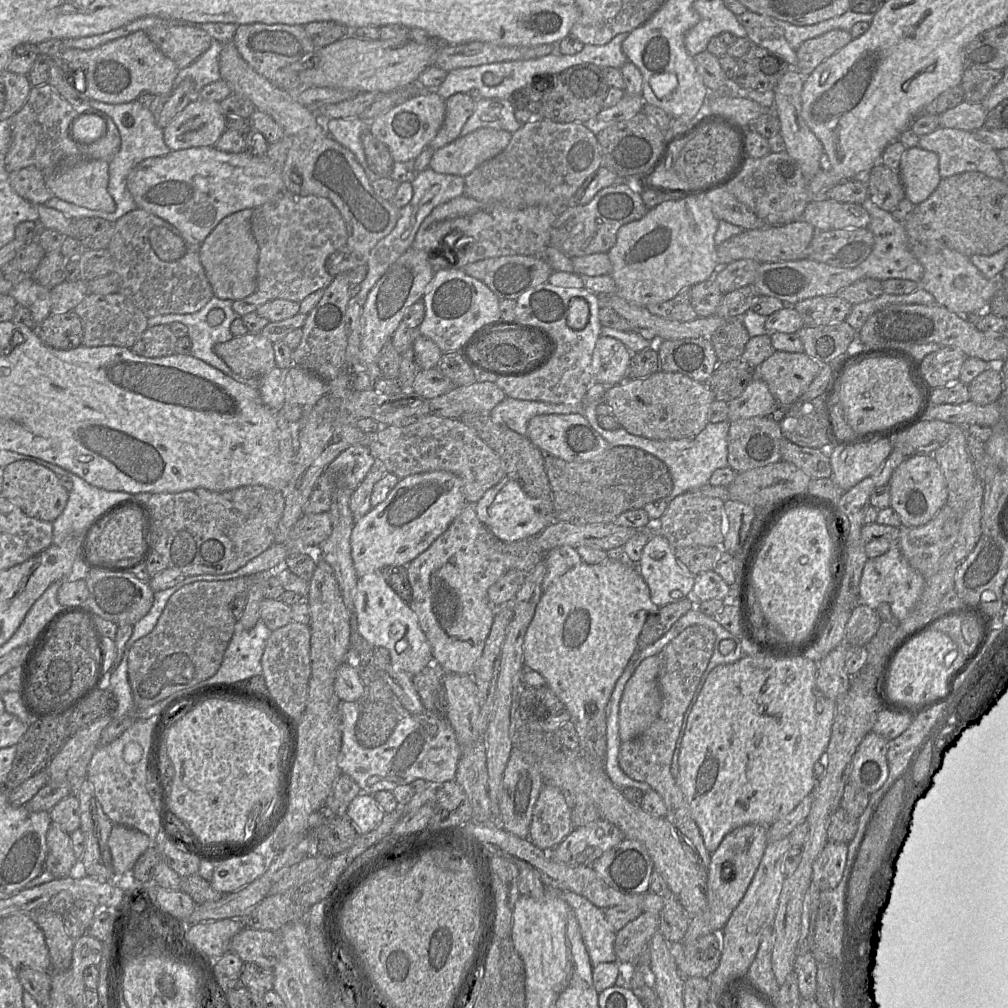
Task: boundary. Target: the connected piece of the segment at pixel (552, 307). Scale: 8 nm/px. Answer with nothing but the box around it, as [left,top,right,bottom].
[495,282,603,404]

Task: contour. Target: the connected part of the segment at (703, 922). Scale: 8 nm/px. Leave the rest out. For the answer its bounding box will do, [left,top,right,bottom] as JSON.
[683,824,768,943]

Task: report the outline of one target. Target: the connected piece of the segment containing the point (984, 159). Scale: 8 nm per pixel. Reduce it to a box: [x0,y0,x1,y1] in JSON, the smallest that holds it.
[918,127,1005,181]

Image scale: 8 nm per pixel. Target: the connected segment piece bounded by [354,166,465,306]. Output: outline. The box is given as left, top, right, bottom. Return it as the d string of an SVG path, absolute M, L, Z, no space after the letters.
M429 166L421 171L411 184L413 187L412 199L407 205L399 209L400 214L394 229L377 243L366 259L367 276L360 284L360 291L354 296L361 306L366 300L369 291L389 266L412 246L420 225L433 209L464 194L465 179L462 176L437 173Z

